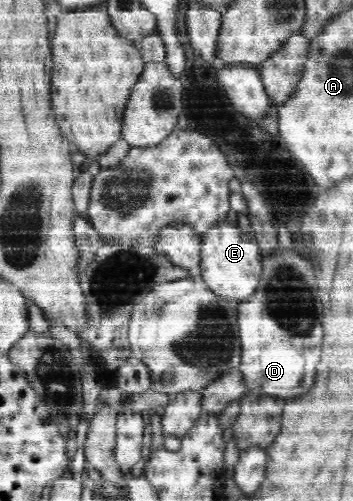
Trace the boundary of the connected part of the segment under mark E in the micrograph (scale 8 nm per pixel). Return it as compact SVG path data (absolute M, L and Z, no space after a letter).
M220 222L207 230L201 242L201 262L198 272L207 282L210 290L230 301L247 301L259 288L260 276L263 273L263 256L256 239L240 229L236 222Z

